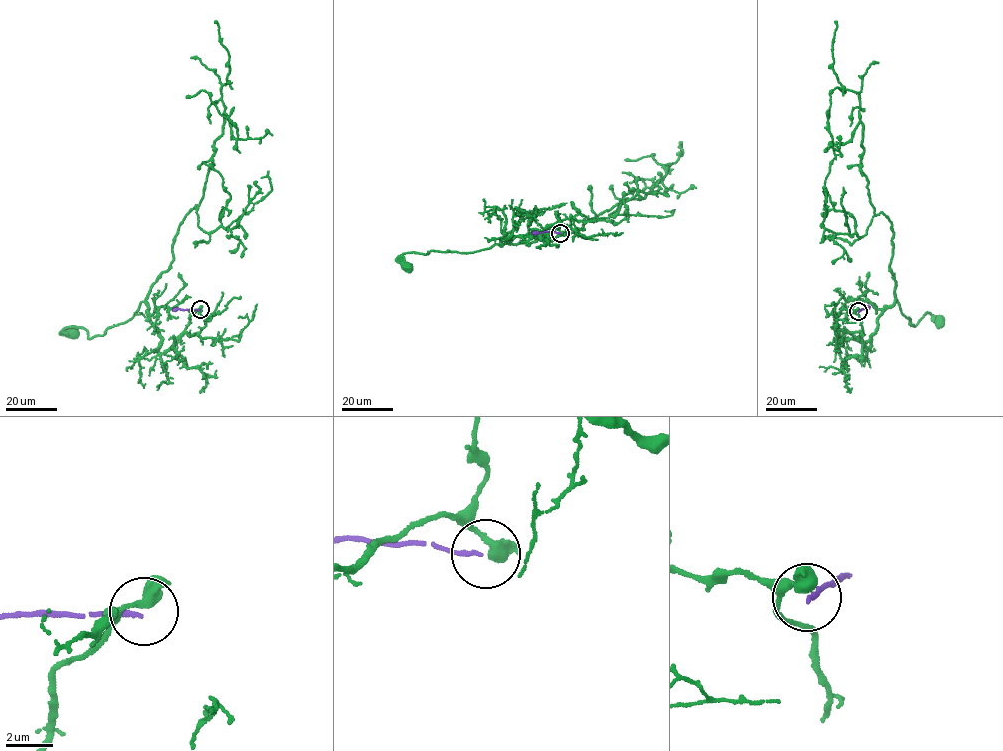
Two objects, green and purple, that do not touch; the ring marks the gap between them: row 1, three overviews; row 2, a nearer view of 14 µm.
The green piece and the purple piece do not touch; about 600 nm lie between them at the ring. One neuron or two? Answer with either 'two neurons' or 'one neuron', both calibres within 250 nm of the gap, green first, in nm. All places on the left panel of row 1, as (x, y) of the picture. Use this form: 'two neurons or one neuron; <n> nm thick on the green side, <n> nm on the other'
two neurons; 420 nm thick on the green side, 200 nm on the other

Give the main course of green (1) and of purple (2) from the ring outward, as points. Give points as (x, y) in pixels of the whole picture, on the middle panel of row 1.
1: (561, 233), (552, 229), (509, 241), (505, 236), (501, 246), (472, 252), (405, 253), (407, 265)
2: (560, 233), (532, 232)

